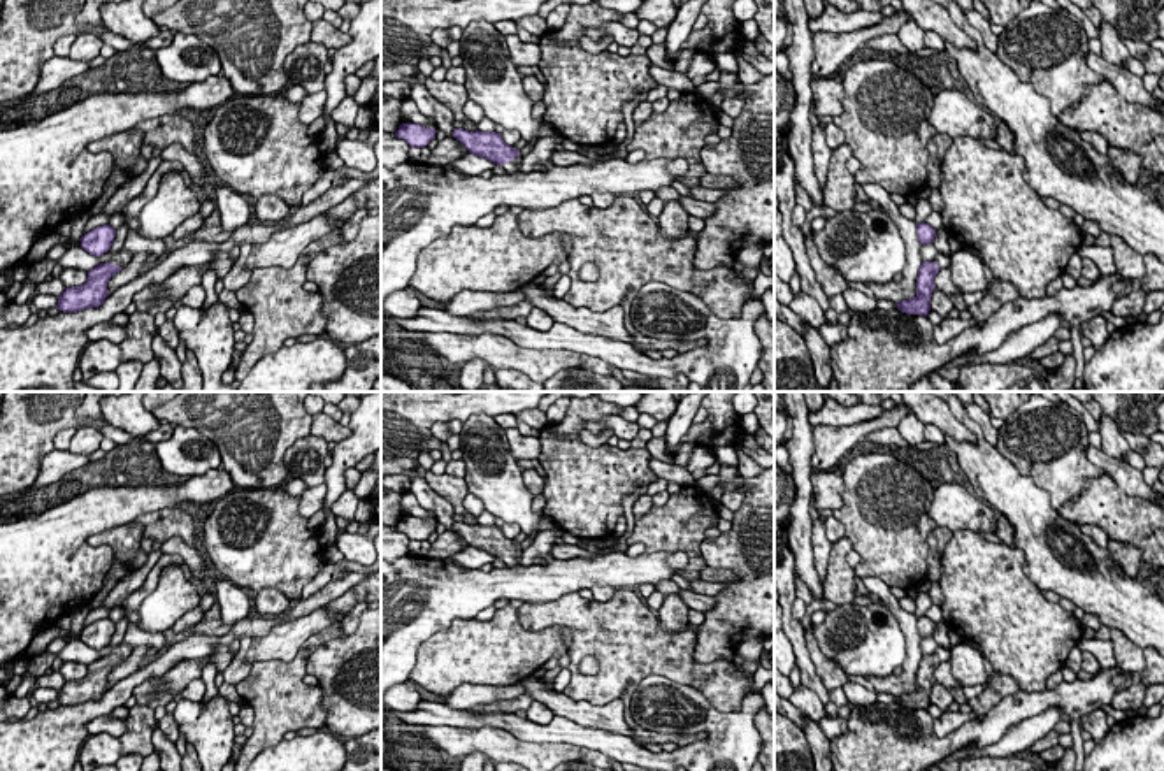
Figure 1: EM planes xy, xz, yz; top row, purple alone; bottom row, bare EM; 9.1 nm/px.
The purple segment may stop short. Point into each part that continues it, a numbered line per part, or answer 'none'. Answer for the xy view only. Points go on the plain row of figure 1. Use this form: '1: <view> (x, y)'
1: xy (122, 652)

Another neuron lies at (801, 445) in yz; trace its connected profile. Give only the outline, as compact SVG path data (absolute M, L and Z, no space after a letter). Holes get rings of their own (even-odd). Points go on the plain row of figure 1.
M783 392L783 400L794 423L792 437L785 443L790 453L792 478L795 483L795 501L790 508L790 520L785 534L794 553L795 574L809 588L813 599L825 599L823 581L818 578L811 546L811 455L815 451L813 427L808 420L804 392Z

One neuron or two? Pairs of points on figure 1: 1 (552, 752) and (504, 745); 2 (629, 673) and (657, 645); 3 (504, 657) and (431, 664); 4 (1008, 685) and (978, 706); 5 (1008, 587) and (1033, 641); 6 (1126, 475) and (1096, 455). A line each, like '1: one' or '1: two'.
1: one
2: one
3: one
4: one
5: one
6: one

